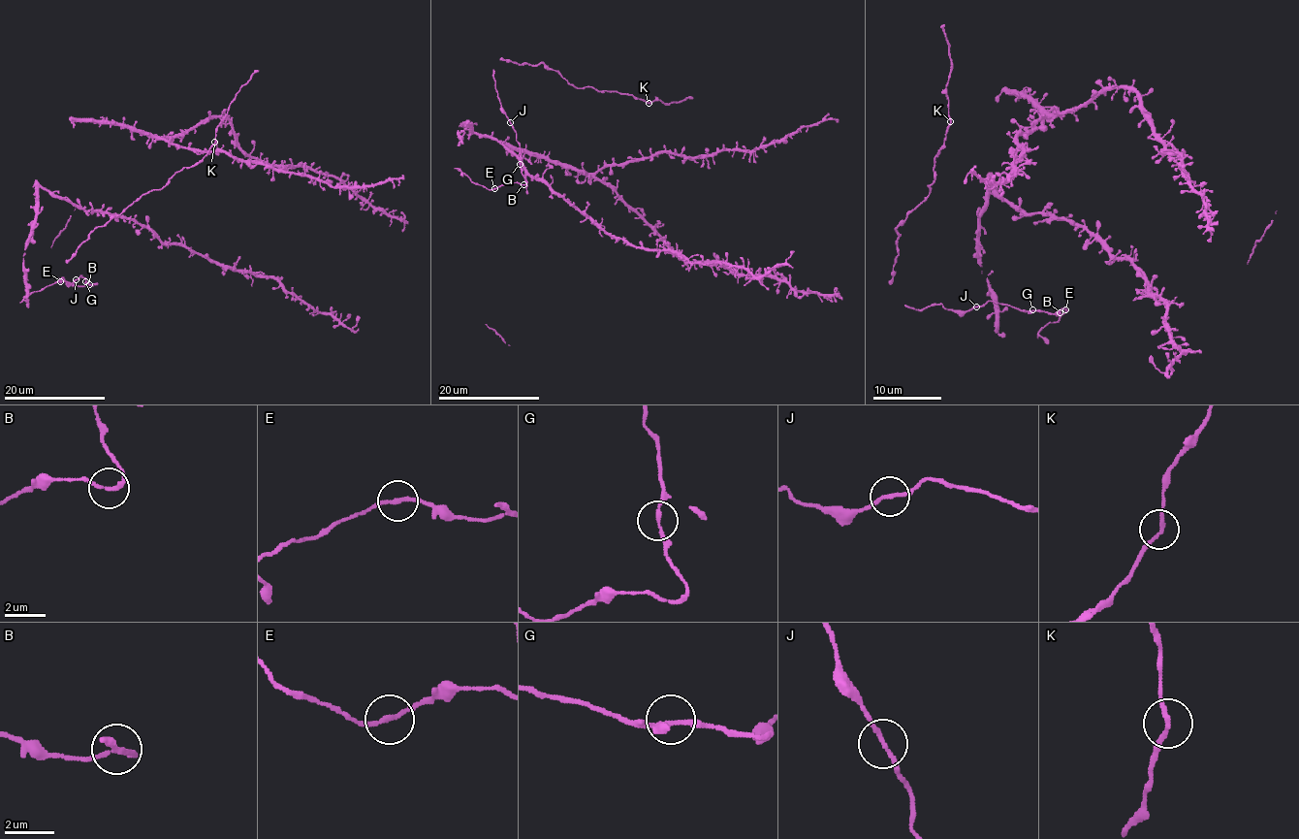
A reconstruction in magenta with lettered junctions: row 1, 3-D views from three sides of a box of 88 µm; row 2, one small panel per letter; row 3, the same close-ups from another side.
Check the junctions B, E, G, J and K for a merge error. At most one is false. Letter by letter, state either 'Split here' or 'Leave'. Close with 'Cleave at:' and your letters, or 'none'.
B: Leave
E: Leave
G: Leave
J: Leave
K: Leave
Cleave at: none

